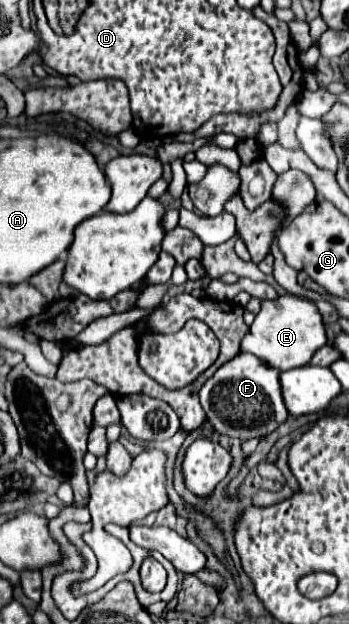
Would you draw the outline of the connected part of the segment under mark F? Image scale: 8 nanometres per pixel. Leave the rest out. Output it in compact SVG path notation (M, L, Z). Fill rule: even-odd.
M246 352L222 364L200 390L200 404L208 416L208 422L220 434L240 440L264 438L272 434L288 418L288 410L284 406L280 392L278 374L280 370L268 366L258 356Z

